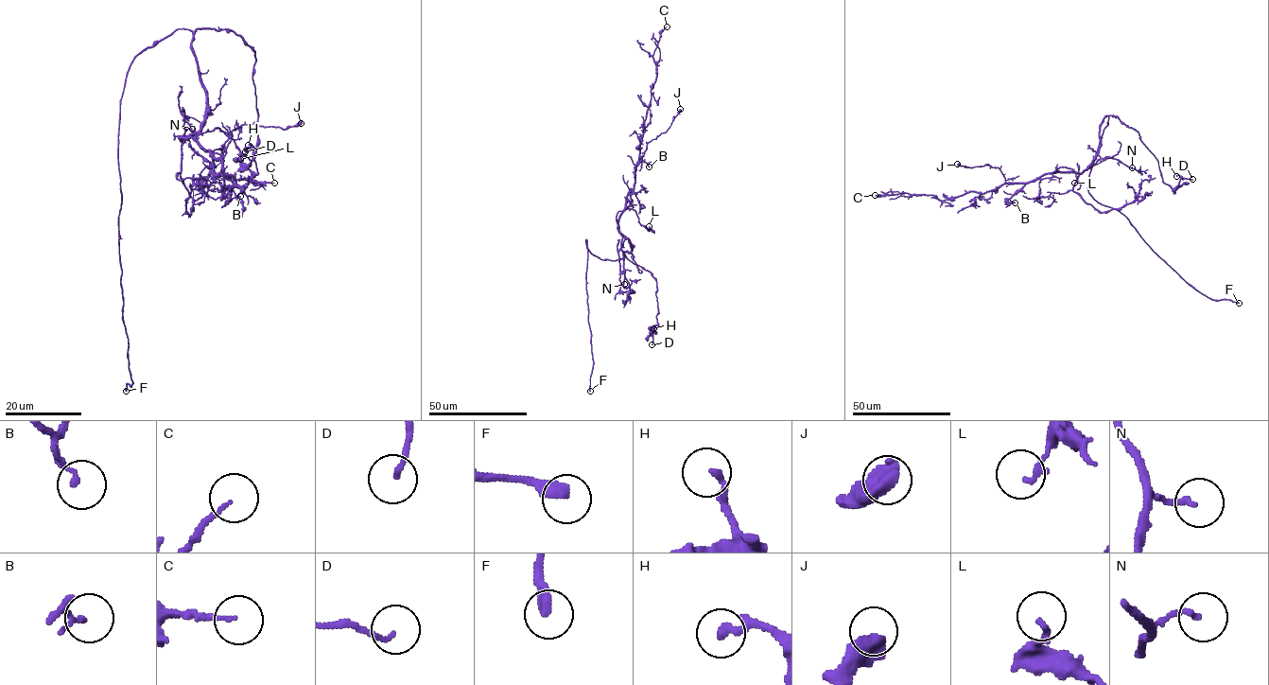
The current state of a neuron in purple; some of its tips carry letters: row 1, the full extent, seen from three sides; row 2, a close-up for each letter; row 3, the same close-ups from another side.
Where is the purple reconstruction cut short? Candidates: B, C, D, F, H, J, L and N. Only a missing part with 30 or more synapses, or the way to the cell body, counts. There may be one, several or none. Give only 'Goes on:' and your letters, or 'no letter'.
Goes on: F

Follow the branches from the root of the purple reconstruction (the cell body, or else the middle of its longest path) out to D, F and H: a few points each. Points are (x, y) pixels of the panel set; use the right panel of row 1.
D: (1103, 118), (1116, 115), (1138, 132), (1140, 141), (1157, 161), (1162, 181), (1173, 190), (1181, 177), (1192, 179)
F: (1103, 118), (1108, 116), (1107, 125), (1089, 176), (1088, 193), (1121, 213), (1194, 289), (1215, 300), (1239, 303)
H: (1103, 118), (1116, 115), (1138, 132), (1140, 141), (1157, 161), (1162, 181), (1173, 190), (1180, 180), (1176, 176)

